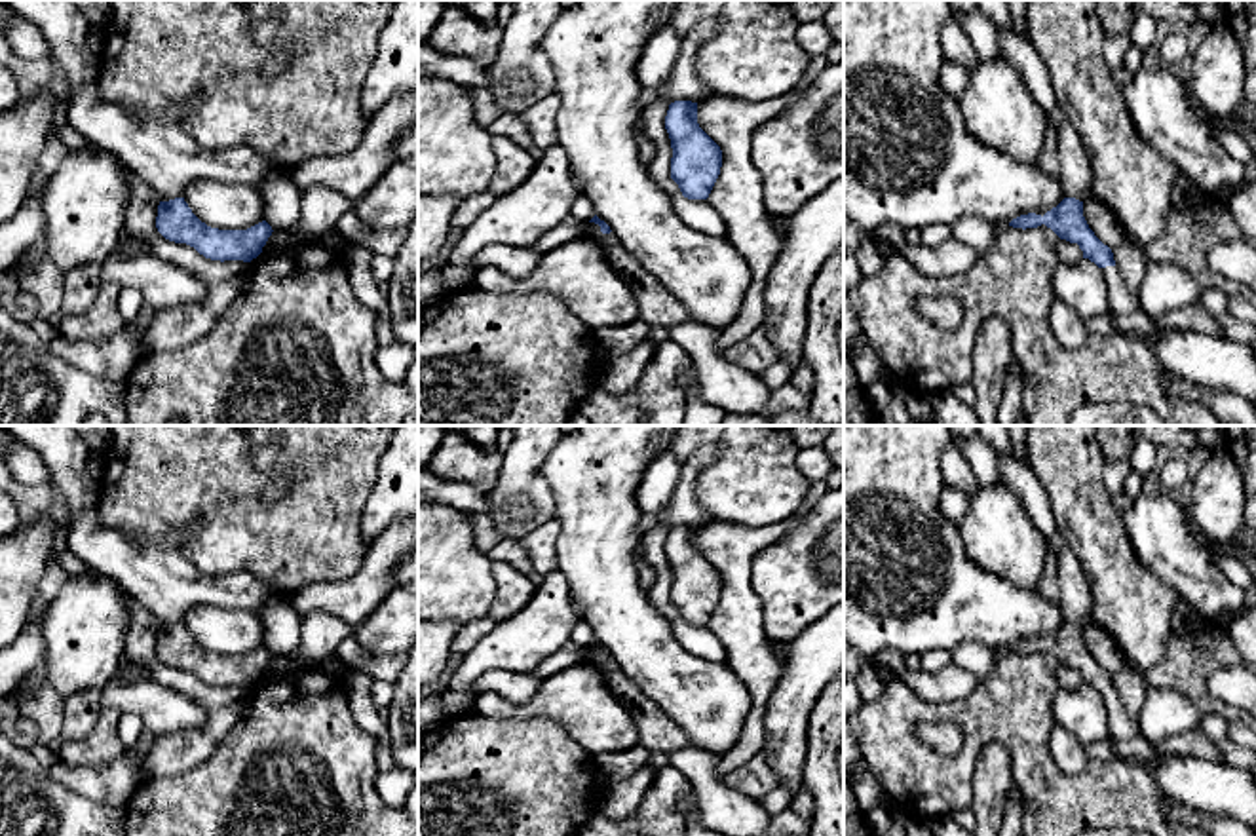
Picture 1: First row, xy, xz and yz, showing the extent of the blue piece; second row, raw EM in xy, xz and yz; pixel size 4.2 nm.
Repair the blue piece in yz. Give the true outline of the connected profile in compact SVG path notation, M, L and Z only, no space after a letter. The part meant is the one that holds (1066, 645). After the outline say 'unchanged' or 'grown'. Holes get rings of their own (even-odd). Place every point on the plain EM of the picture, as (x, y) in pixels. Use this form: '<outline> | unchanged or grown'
M1064 623L1056 633L1047 636L1043 642L1036 638L1020 640L1009 648L1013 654L1037 654L1045 650L1060 665L1077 669L1083 676L1083 684L1094 688L1108 709L1110 732L1112 737L1132 737L1140 735L1140 720L1131 716L1121 699L1115 694L1113 678L1104 671L1094 657L1089 654L1083 642L1083 627L1075 623Z | grown

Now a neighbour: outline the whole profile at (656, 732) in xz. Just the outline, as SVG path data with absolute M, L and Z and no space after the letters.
M619 669L612 673L595 671L595 674L631 711L637 724L638 745L646 747L650 752L667 754L690 747L682 728Z

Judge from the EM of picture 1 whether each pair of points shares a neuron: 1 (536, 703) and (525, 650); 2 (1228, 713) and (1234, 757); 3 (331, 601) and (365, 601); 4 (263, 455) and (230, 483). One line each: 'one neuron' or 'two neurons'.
1: two neurons
2: two neurons
3: one neuron
4: two neurons

